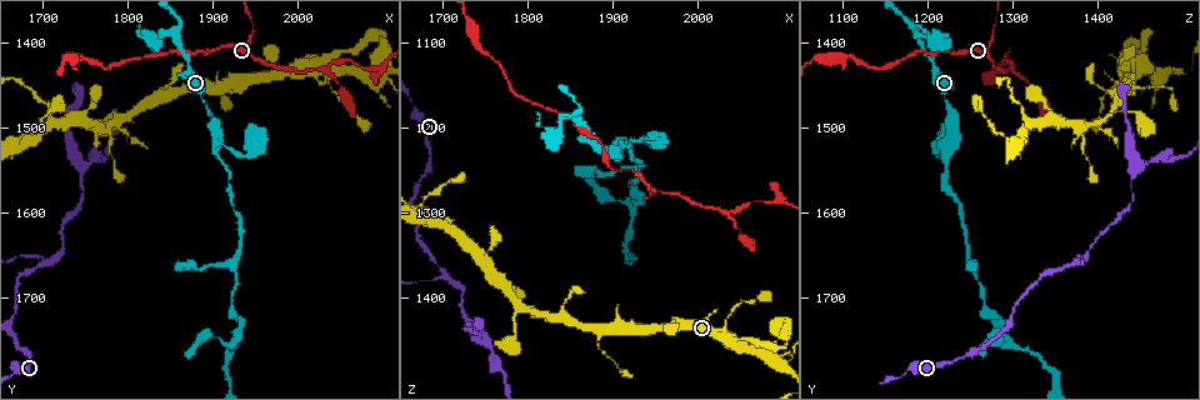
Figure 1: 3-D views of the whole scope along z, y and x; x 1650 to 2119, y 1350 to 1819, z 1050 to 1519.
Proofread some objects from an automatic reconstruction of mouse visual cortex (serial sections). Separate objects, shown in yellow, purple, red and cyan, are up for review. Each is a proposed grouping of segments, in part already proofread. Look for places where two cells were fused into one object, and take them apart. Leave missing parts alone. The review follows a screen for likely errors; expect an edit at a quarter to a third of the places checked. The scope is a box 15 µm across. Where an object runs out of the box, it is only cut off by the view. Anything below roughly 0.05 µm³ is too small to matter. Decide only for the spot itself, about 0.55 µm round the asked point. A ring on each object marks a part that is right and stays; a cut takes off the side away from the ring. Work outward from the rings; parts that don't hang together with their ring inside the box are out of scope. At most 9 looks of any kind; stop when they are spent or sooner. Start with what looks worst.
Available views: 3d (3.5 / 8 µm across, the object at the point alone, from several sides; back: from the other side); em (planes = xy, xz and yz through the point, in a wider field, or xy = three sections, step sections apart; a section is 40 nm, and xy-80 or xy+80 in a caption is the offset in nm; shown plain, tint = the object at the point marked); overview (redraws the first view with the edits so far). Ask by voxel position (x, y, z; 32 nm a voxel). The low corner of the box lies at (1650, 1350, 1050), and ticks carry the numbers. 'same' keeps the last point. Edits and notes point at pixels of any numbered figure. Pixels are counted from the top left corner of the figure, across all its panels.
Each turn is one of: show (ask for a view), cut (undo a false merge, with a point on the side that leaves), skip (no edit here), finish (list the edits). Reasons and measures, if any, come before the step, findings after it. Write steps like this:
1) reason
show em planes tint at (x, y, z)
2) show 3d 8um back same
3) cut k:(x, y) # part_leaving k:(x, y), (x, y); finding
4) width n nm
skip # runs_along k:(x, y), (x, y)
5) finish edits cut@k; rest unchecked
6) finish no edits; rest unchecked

branch point
show em planes tint at (1705, 1655, 1370)

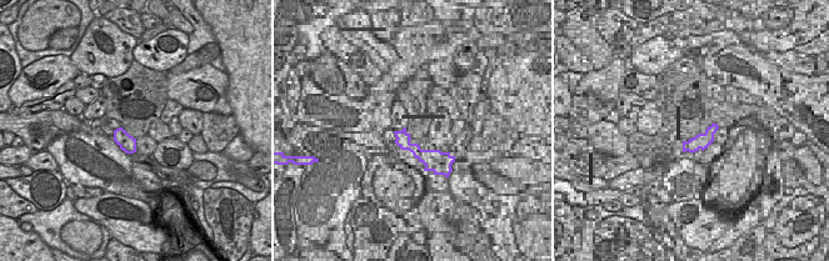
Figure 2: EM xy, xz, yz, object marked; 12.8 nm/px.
see where the arms go
show 3d 3.5um back same

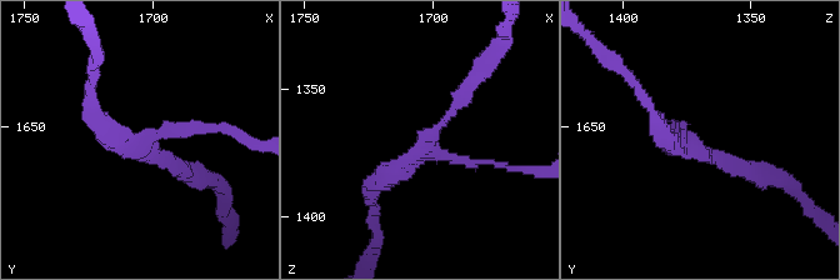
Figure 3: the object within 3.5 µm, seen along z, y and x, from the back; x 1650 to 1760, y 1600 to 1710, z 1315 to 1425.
skip # runs_along 3:(474, 80), (420, 154), (374, 186); one cell here

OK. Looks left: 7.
three-way junction
show 3d 3.5um at (1855, 1390, 1185)

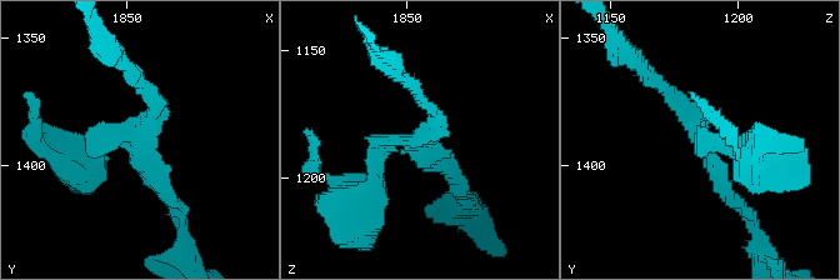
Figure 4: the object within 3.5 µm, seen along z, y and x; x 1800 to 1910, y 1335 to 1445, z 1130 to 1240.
need the tissue
show em xy step 2 tint at (1854, 1391, 1185)

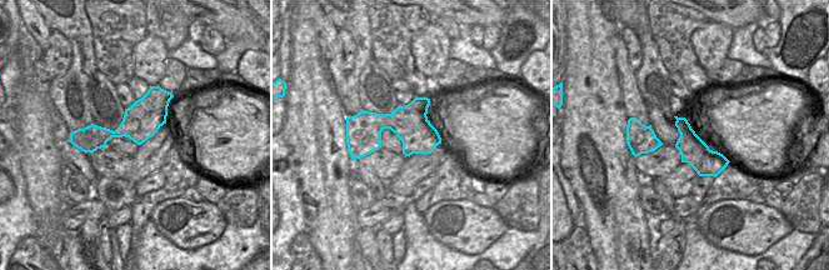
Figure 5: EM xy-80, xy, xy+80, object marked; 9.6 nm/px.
arms 3; arm_widths 150, 200, 200 nm
cut 4:(739, 146) # part_leaving 4:(698, 135), (743, 158); two cells meet here

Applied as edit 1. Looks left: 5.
show overview

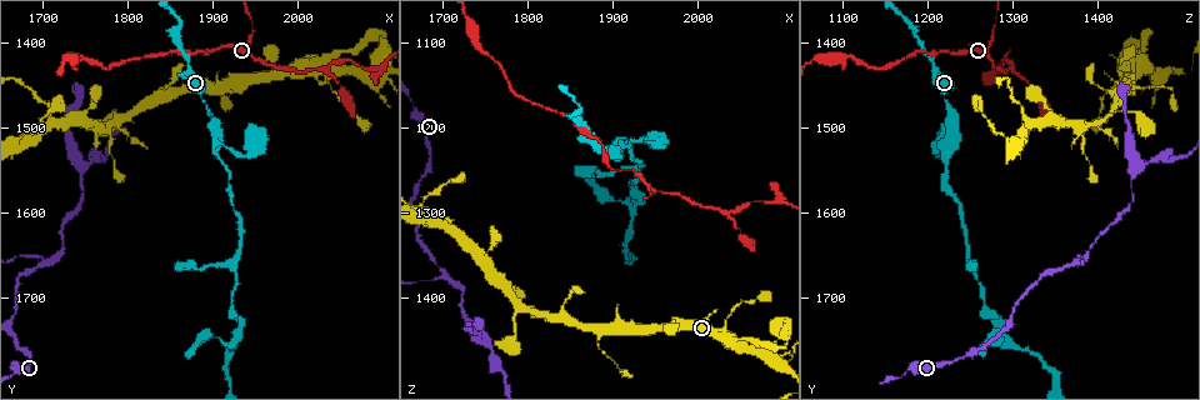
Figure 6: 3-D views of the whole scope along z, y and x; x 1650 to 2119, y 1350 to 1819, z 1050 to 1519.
sharp bend
show 3d 3.5um at (1895, 1415, 1245)

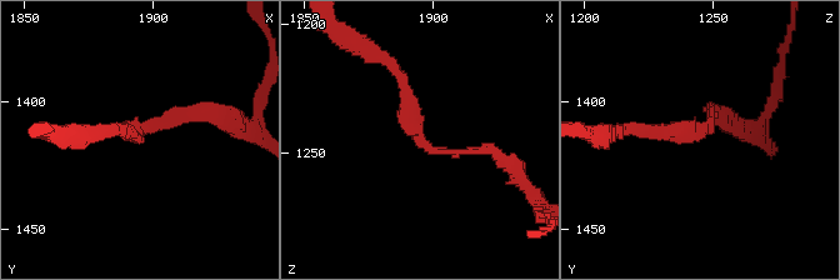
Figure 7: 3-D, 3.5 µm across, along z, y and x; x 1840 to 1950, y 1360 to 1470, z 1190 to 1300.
arm_widths 150, 200 nm; now the EM
show em xy step 3 tint at (1895, 1411, 1246)

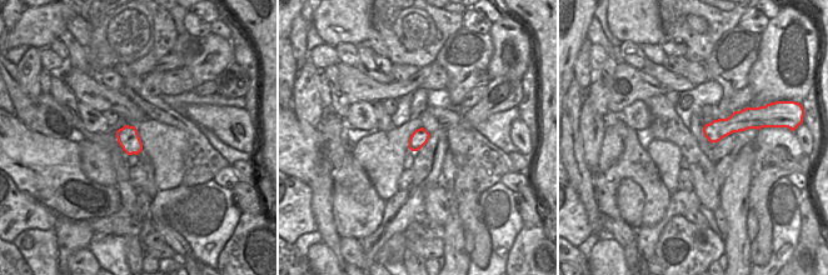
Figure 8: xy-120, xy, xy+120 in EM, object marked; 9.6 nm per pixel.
skip # runs_along 7:(496, 154), (448, 154), (420, 141), (394, 64); one cell here

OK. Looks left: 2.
narrows sharply
show 3d 3.5um at (1920, 1750, 1290)

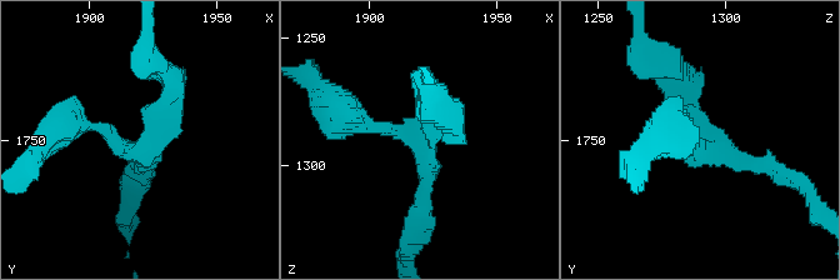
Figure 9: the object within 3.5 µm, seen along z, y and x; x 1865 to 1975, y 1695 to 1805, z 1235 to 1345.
shape alone is not enough
show em xy step 5 tint at (1921, 1754, 1289)

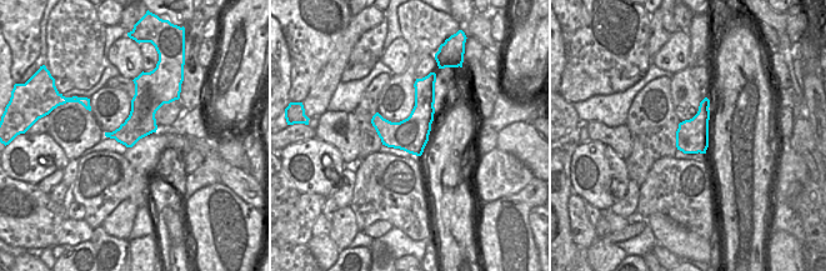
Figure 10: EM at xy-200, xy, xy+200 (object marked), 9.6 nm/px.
arms 3
skip # runs_along 9:(173, 81), (141, 150), (73, 124); all the same cell

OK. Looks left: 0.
finish edits cut@4; rest unchecked

